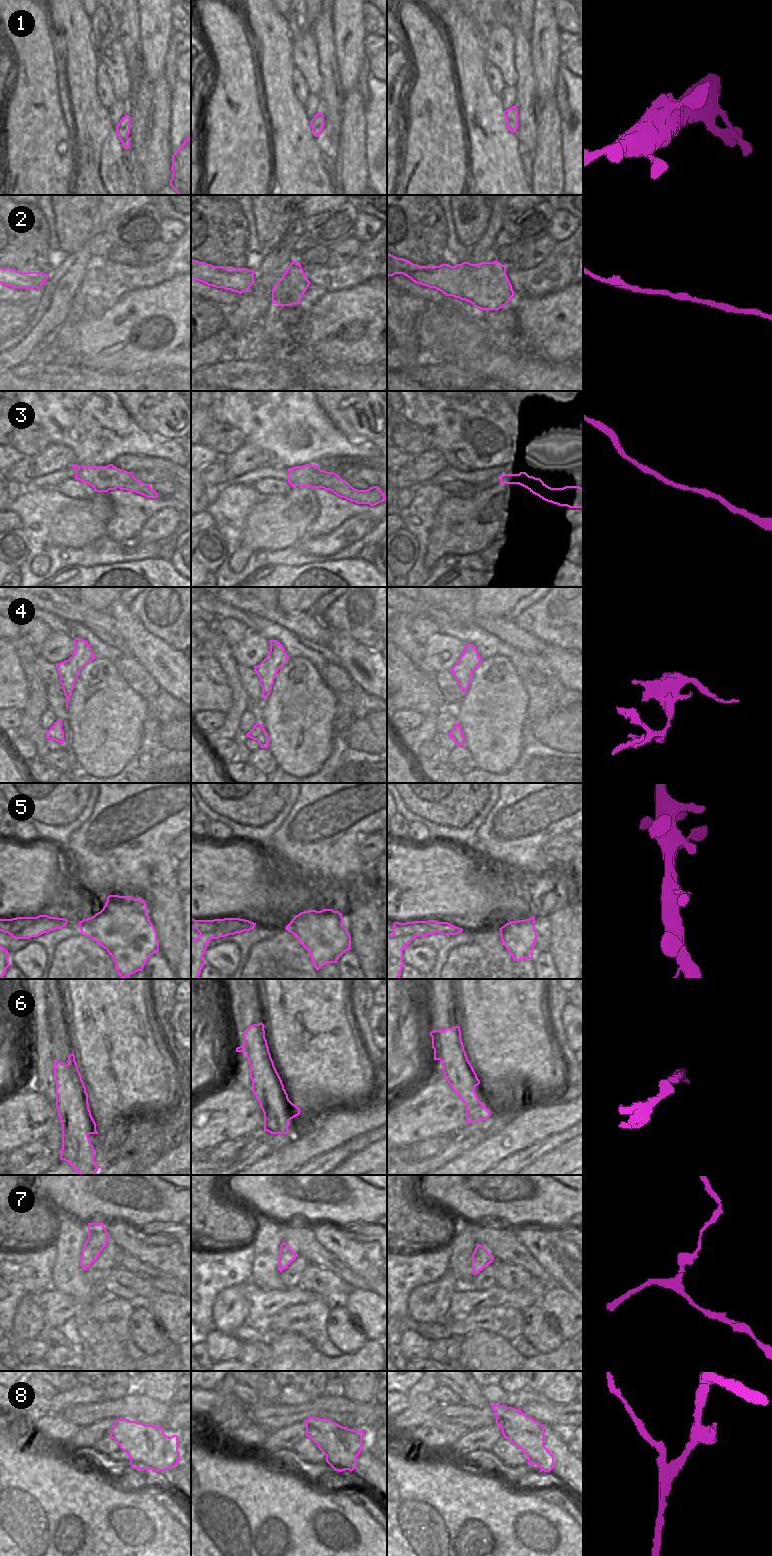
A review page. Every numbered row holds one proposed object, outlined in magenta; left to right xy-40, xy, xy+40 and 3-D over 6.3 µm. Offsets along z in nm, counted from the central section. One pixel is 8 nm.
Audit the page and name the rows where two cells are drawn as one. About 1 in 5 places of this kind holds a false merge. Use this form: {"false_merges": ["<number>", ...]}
{"false_merges": ["4", "8"]}

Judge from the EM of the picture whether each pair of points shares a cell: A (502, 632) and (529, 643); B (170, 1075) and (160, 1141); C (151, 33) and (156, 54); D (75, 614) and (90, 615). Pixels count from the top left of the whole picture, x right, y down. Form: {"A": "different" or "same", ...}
{"A": "same", "B": "different", "C": "same", "D": "same"}

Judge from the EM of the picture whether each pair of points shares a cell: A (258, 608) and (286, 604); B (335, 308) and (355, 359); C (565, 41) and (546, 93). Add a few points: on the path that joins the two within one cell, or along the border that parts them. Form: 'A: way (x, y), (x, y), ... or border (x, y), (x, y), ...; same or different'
A: border (278, 607), (283, 611), (301, 612); different
B: way (342, 321), (355, 334), (355, 346); same
C: border (559, 31), (559, 51), (562, 54); different

